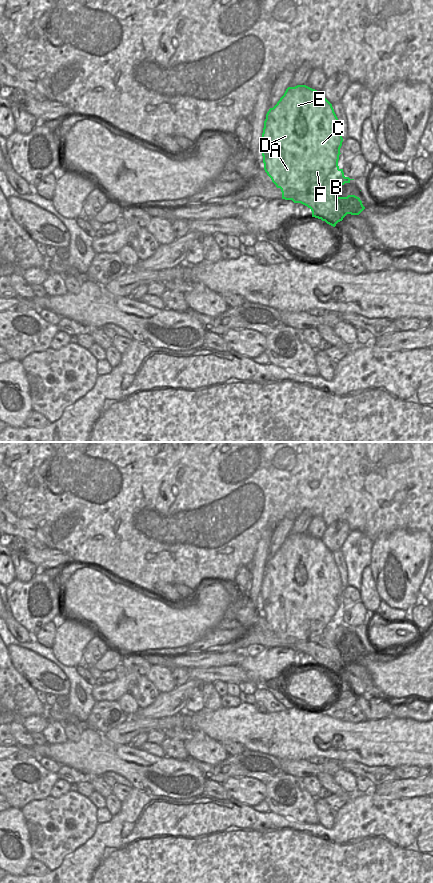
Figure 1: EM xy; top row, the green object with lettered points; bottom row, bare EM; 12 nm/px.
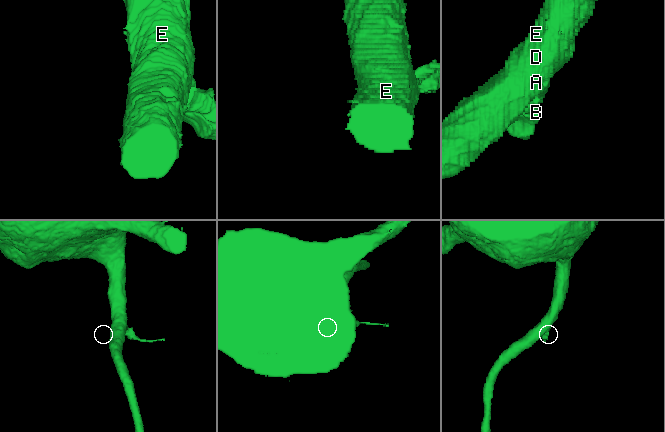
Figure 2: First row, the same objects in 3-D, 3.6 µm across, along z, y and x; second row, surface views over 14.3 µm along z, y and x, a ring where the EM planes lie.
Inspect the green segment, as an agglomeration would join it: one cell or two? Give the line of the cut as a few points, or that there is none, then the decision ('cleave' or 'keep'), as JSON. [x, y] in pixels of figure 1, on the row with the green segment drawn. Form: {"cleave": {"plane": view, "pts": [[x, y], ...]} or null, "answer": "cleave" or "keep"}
{"cleave": {"plane": "xy", "pts": [[337, 163], [324, 179], [313, 183], [306, 190], [281, 189]]}, "answer": "cleave"}

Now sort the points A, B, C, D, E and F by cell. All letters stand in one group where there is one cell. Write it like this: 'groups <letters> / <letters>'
groups A C D E F / B

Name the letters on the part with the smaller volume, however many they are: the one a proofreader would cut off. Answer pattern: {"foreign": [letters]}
{"foreign": ["B"]}

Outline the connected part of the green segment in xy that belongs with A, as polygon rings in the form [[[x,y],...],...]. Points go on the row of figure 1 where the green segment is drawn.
[[[306,85],[288,87],[277,104],[266,114],[260,141],[264,170],[277,188],[307,191],[312,184],[319,184],[334,170],[341,154],[342,142],[338,118],[322,91]]]

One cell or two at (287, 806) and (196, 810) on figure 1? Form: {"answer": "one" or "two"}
{"answer": "two"}

